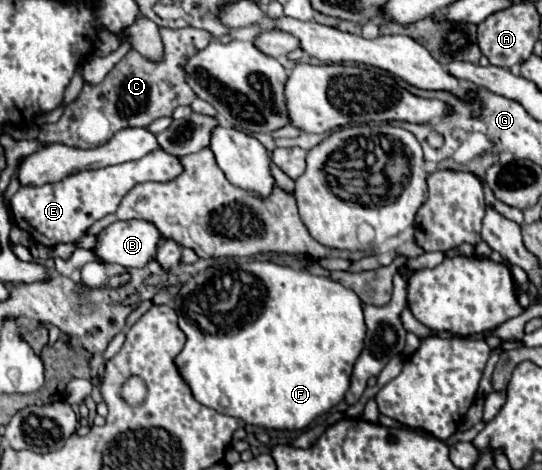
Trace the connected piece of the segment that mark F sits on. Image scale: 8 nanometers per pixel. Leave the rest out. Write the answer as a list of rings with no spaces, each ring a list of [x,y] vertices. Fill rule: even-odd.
[[[236,260],[220,266],[212,266],[204,272],[198,272],[196,282],[186,282],[182,284],[178,296],[176,296],[176,314],[178,314],[178,324],[182,332],[186,334],[186,346],[184,350],[176,356],[176,366],[180,368],[184,380],[188,382],[194,398],[220,412],[226,416],[234,416],[244,420],[246,424],[252,426],[262,426],[270,430],[304,430],[310,426],[318,416],[326,414],[330,408],[334,408],[346,394],[350,386],[350,376],[354,370],[354,362],[358,360],[362,346],[364,346],[364,336],[366,336],[366,324],[364,324],[364,314],[362,314],[362,300],[352,292],[350,288],[344,288],[340,282],[334,282],[326,276],[312,276],[304,270],[292,270],[288,266],[278,266],[272,262],[256,262],[256,260]]]

